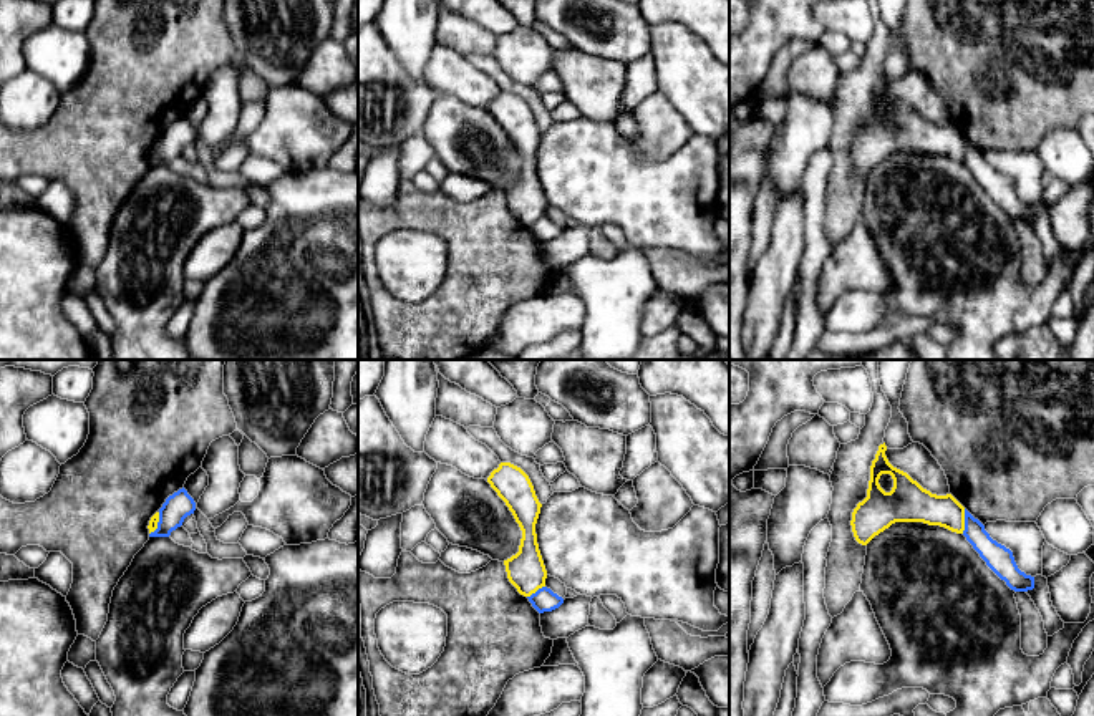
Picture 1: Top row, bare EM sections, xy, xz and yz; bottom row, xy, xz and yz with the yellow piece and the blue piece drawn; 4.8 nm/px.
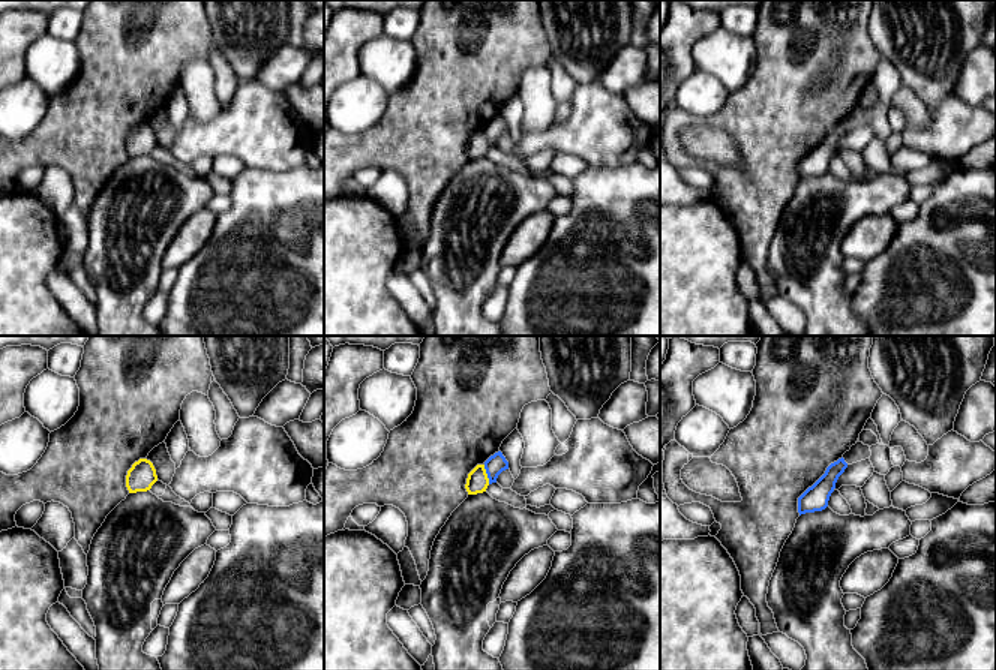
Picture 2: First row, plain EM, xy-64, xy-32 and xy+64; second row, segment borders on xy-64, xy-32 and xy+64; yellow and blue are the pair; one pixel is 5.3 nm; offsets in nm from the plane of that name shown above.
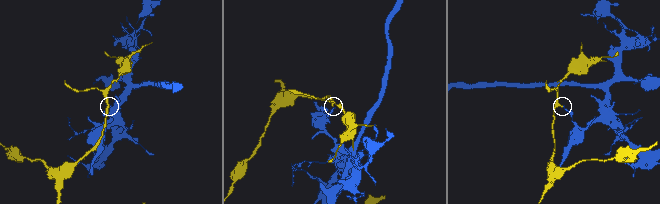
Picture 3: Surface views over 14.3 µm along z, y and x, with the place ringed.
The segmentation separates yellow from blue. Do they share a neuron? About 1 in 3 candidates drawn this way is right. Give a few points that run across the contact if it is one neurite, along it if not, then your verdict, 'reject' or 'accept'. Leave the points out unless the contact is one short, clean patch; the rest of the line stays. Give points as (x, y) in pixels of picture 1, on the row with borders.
yz (965, 509), (965, 529), (962, 532) | reject

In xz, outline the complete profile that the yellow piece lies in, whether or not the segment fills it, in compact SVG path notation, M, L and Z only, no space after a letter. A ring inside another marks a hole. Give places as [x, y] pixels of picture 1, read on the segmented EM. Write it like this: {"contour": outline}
{"contour": "M501 462L487 477L491 487L506 502L522 530L519 552L504 560L509 582L524 597L545 587L547 570L539 550L535 524L542 504L529 476L511 462Z"}

